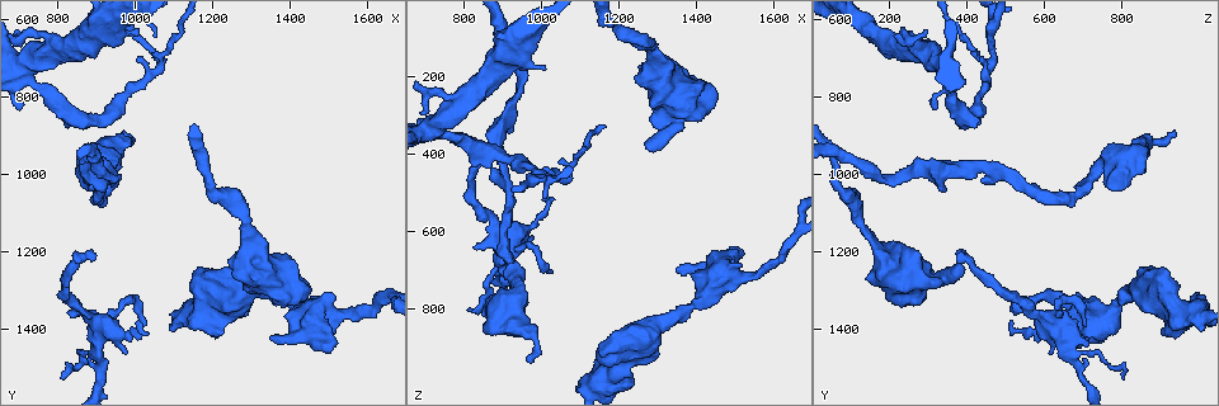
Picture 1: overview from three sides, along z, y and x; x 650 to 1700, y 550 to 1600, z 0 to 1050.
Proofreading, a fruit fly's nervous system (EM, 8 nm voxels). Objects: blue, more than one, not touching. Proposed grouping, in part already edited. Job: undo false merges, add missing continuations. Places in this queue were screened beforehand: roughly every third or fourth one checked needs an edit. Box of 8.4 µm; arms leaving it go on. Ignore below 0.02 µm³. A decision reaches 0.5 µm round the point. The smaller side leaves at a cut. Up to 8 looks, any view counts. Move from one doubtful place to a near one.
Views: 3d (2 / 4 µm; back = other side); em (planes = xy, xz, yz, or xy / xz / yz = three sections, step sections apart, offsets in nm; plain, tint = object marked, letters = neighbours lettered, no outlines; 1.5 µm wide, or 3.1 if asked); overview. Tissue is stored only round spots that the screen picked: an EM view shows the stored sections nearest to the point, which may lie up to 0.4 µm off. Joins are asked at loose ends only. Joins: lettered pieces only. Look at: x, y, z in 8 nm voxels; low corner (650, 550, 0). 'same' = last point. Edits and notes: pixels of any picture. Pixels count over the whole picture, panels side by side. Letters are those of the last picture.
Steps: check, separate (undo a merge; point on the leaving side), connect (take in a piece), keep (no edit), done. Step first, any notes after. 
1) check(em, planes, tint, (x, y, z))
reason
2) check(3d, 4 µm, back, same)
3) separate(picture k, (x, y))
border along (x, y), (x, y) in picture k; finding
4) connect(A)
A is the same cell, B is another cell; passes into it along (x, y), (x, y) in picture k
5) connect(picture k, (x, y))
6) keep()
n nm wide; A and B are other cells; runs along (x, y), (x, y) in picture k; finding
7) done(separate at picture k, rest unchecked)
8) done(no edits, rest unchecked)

check(3d, 4 µm, back, (1005, 1385, 525))
an open end

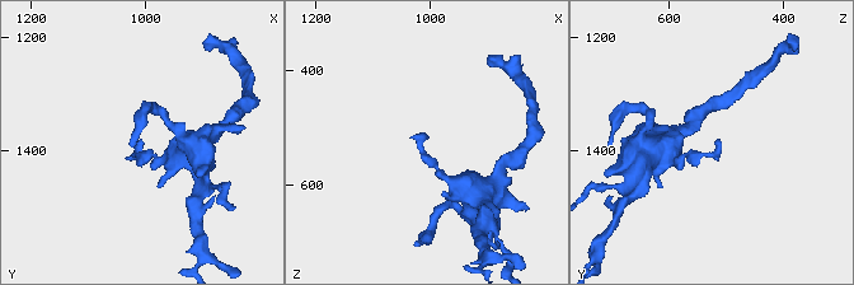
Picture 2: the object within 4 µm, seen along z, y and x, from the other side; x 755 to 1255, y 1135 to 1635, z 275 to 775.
check(em, xz, step 4, tint, (1010, 1380, 520))
need the tissue

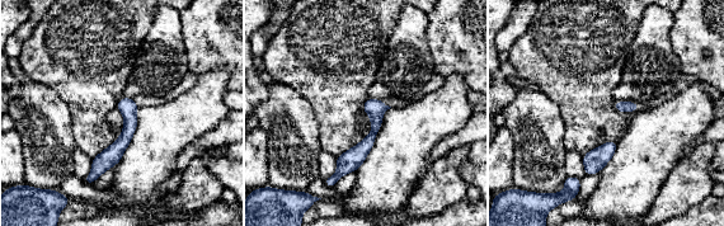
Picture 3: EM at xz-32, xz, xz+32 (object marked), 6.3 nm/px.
check(em, planes, letters, same)

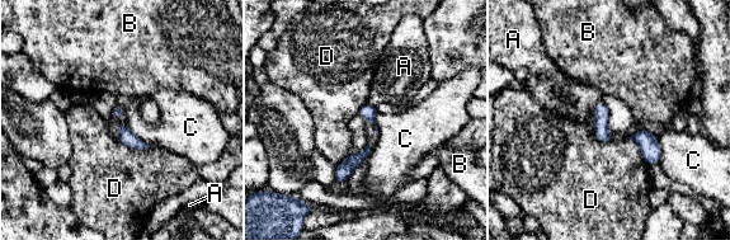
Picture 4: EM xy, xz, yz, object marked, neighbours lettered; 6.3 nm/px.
keep()
70 nm wide; A, B, C and D are other cells; border along (654, 135), (660, 149), (658, 163) in picture 4; none of them fits

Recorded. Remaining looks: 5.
check(em, yz, step 4, tint, (1560, 1365, 705))
calibre changes

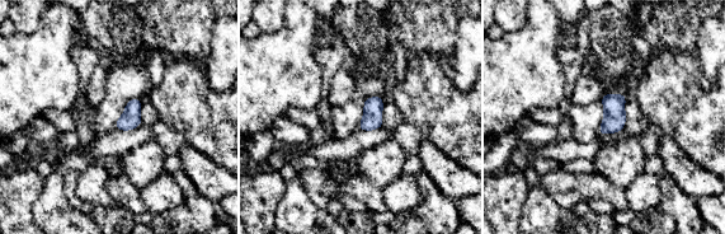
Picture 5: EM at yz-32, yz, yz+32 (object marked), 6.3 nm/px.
check(em, planes, letters, same)
another direction

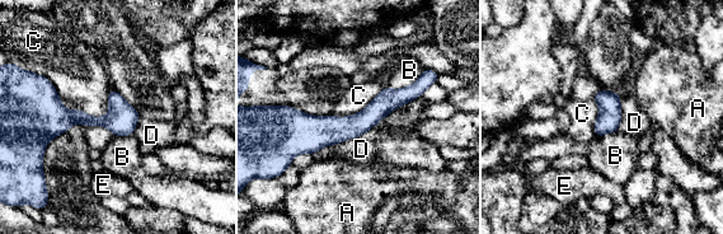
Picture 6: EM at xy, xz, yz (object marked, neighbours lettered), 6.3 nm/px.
keep()
A, B, C, D and E are other cells; all the same neuron

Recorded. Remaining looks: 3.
check(3d, 4 µm, (1350, 1420, 695))
free end

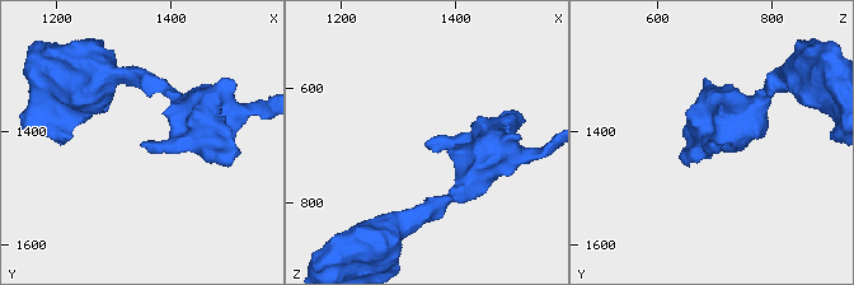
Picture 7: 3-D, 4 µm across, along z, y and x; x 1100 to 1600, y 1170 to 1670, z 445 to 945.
check(em, planes, letters, (1345, 1425, 700))
shape alone is not enough

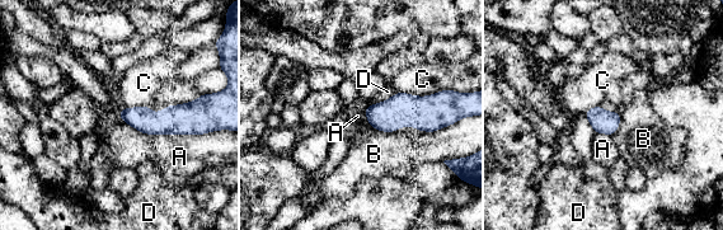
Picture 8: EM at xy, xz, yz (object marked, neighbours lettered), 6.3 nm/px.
keep()
A touches over 550 nm; A, B, C and D are other cells; border along (118, 116), (148, 134), (203, 134) in picture 8; none of them fits

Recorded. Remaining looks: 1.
done(no edits, rest unchecked)

